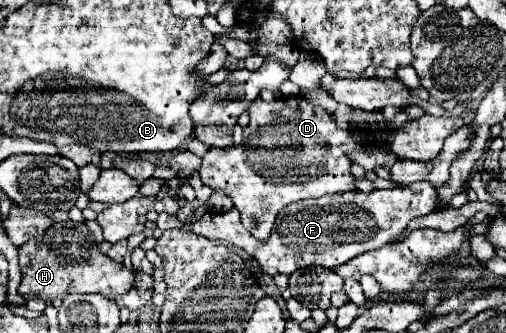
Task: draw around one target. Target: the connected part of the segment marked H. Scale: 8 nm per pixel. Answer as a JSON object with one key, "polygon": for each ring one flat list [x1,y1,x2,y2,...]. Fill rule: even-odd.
{"polygon":[[55,223,41,237,29,237,19,249,21,265,21,285,19,293,25,299,57,299,67,293,101,293,105,297,125,295,137,281,137,269,127,269,123,263,113,261,109,255,99,251,99,245,93,241,93,235,85,233,87,227,77,223,75,227,65,227,65,223],[79,231,79,237,75,237]]}

